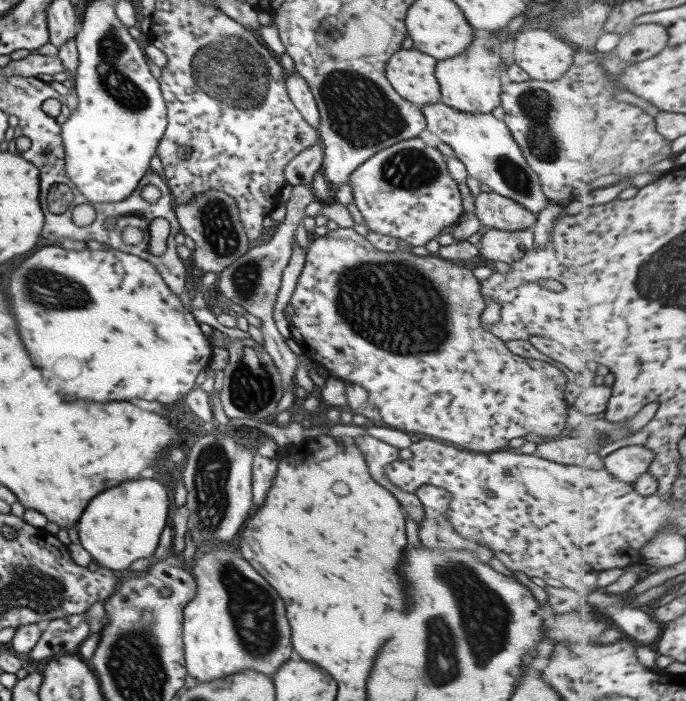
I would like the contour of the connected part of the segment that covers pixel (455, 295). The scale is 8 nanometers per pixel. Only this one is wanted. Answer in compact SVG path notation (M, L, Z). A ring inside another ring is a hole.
M337 227L317 237L305 250L304 264L288 303L295 313L295 316L289 317L288 320L290 338L297 343L306 358L323 367L328 374L343 382L362 386L368 394L366 403L377 407L381 421L391 429L408 434L423 434L455 448L477 453L504 450L512 438L521 438L525 434L557 438L577 425L571 415L570 406L564 399L565 376L547 362L511 353L500 338L496 338L480 324L480 315L488 302L483 299L479 291L479 282L471 270L459 267L449 260L431 254L419 256L409 251L381 252L373 248L366 237L357 234L352 228Z

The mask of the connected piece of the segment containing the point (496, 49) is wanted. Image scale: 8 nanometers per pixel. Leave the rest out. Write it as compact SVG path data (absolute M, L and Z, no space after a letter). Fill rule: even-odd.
M488 32L487 37L473 34L471 44L461 54L453 58L439 60L434 66L434 75L439 85L440 102L461 113L489 114L500 106L500 92L503 74L499 71L501 64L501 40L498 35Z

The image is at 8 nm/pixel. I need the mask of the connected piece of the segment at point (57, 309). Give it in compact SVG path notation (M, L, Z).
M59 244L41 246L29 258L25 258L21 264L17 264L17 268L11 272L5 294L9 298L10 310L13 312L17 326L16 330L19 332L19 338L21 338L29 358L31 358L31 364L37 370L43 370L43 376L57 386L59 394L69 394L69 396L63 396L67 400L85 400L87 402L147 400L147 402L172 405L183 400L187 392L196 387L198 384L196 378L201 378L197 375L202 375L203 371L208 368L212 346L207 341L208 338L199 330L198 323L195 322L189 308L183 306L179 296L169 290L157 269L150 262L136 257L134 254L123 253L113 248L66 250L59 247Z

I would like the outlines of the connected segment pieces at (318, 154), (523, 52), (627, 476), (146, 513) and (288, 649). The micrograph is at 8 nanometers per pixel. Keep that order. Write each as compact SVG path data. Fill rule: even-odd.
M320 141L315 142L313 146L303 148L283 168L286 184L293 187L297 187L299 184L303 184L303 187L309 186L315 172L321 171L322 158L323 152Z
M548 28L519 29L513 37L514 63L529 79L549 82L561 78L576 58L573 45L555 37Z
M632 445L619 448L602 461L597 461L621 482L634 485L639 476L650 472L656 451L646 446Z
M151 478L129 480L121 482L119 486L105 488L89 498L83 514L79 516L79 544L100 569L109 569L117 574L128 571L133 560L145 558L150 563L159 544L159 534L167 524L168 504L165 487Z
M215 543L193 558L191 576L195 580L195 598L183 606L181 638L186 674L196 682L211 682L243 670L255 670L271 678L289 656L294 656L281 598L237 552L234 544Z

